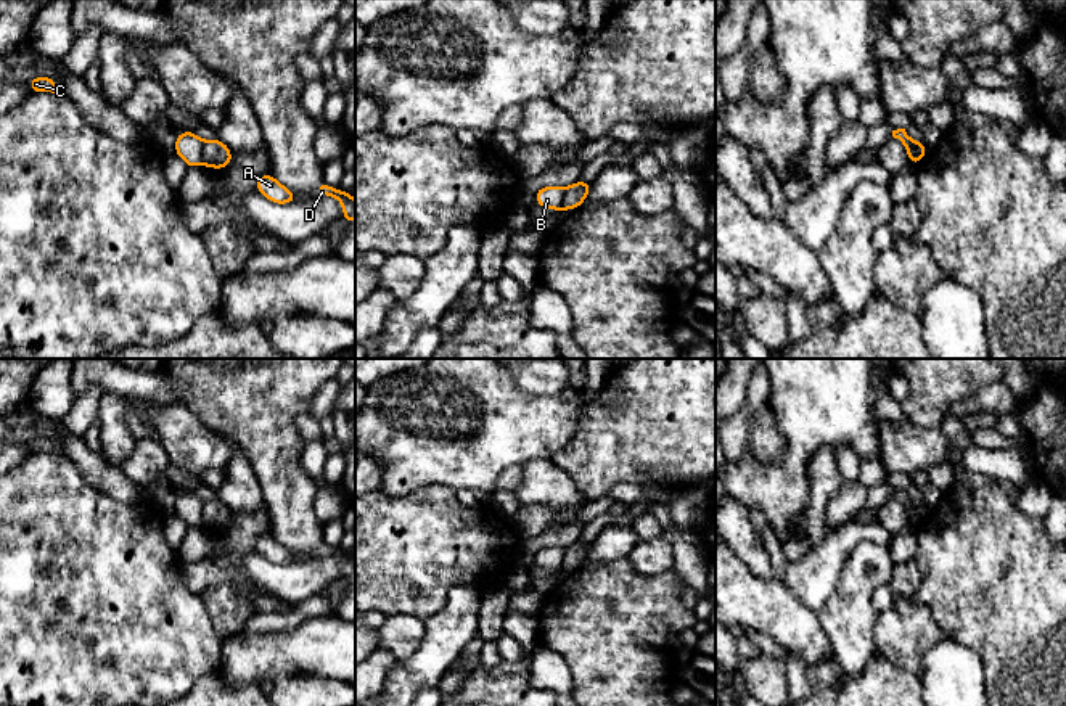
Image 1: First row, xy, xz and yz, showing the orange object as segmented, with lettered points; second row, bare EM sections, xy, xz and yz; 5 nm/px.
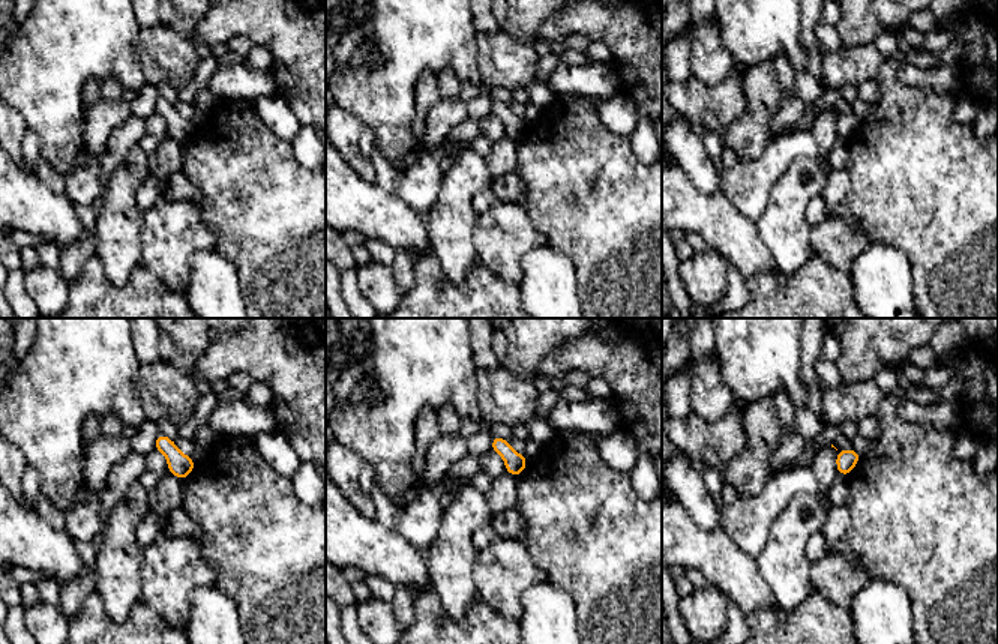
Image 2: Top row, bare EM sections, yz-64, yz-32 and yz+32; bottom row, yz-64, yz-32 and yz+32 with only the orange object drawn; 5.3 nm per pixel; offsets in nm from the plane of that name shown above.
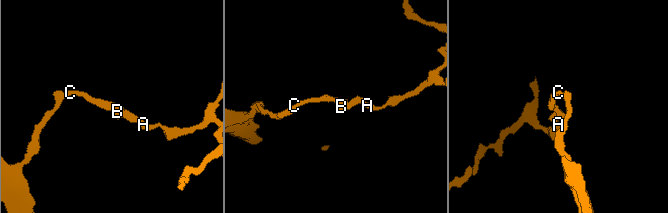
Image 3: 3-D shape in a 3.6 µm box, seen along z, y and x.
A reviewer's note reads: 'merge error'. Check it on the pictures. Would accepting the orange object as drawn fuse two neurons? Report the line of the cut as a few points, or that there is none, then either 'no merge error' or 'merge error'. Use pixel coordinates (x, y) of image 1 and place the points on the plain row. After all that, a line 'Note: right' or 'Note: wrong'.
xy (204, 502), (203, 523) | merge error
Note: right

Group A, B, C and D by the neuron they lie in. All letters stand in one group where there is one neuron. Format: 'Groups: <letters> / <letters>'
Groups: A D / B C

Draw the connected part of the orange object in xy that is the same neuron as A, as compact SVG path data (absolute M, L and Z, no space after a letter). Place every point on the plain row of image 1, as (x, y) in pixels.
M272 534L259 536L256 550L264 555L273 564L291 564L297 563L296 555L281 545Z

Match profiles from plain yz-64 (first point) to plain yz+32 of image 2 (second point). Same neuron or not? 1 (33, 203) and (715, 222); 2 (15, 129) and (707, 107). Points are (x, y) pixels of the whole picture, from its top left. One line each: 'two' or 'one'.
1: one
2: two

